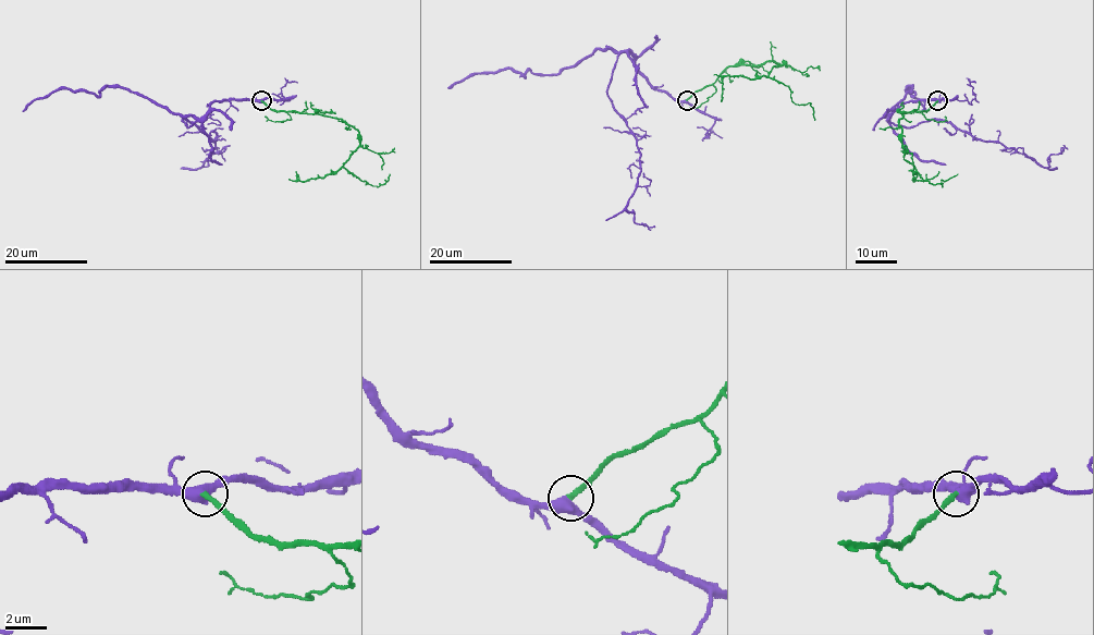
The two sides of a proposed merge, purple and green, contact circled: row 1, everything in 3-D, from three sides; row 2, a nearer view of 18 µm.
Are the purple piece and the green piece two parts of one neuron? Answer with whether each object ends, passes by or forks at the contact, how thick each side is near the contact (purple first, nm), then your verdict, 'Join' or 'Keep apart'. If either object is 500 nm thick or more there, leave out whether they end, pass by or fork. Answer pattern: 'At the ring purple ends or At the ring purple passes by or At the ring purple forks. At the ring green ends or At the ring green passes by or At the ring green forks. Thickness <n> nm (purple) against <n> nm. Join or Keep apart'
At the ring purple passes by. At the ring green ends. Thickness 480 nm (purple) against 260 nm. Join

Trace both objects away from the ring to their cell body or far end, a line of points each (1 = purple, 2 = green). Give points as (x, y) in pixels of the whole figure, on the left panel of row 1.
1: (261, 100), (216, 100), (187, 127), (183, 119), (216, 142), (201, 168), (208, 165), (210, 153), (230, 145)
2: (261, 100), (275, 111), (348, 124), (359, 146), (343, 167), (371, 185), (390, 173)

